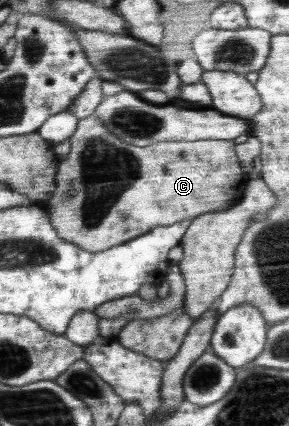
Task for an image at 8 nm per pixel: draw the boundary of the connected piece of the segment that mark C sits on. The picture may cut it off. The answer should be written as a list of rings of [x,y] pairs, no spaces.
[[[90,114],[79,120],[78,128],[68,141],[71,148],[58,163],[54,194],[41,206],[50,215],[51,226],[60,240],[76,244],[91,254],[120,246],[154,228],[194,220],[222,206],[237,205],[249,180],[247,172],[238,162],[233,140],[165,140],[138,148],[110,134],[100,118]]]

